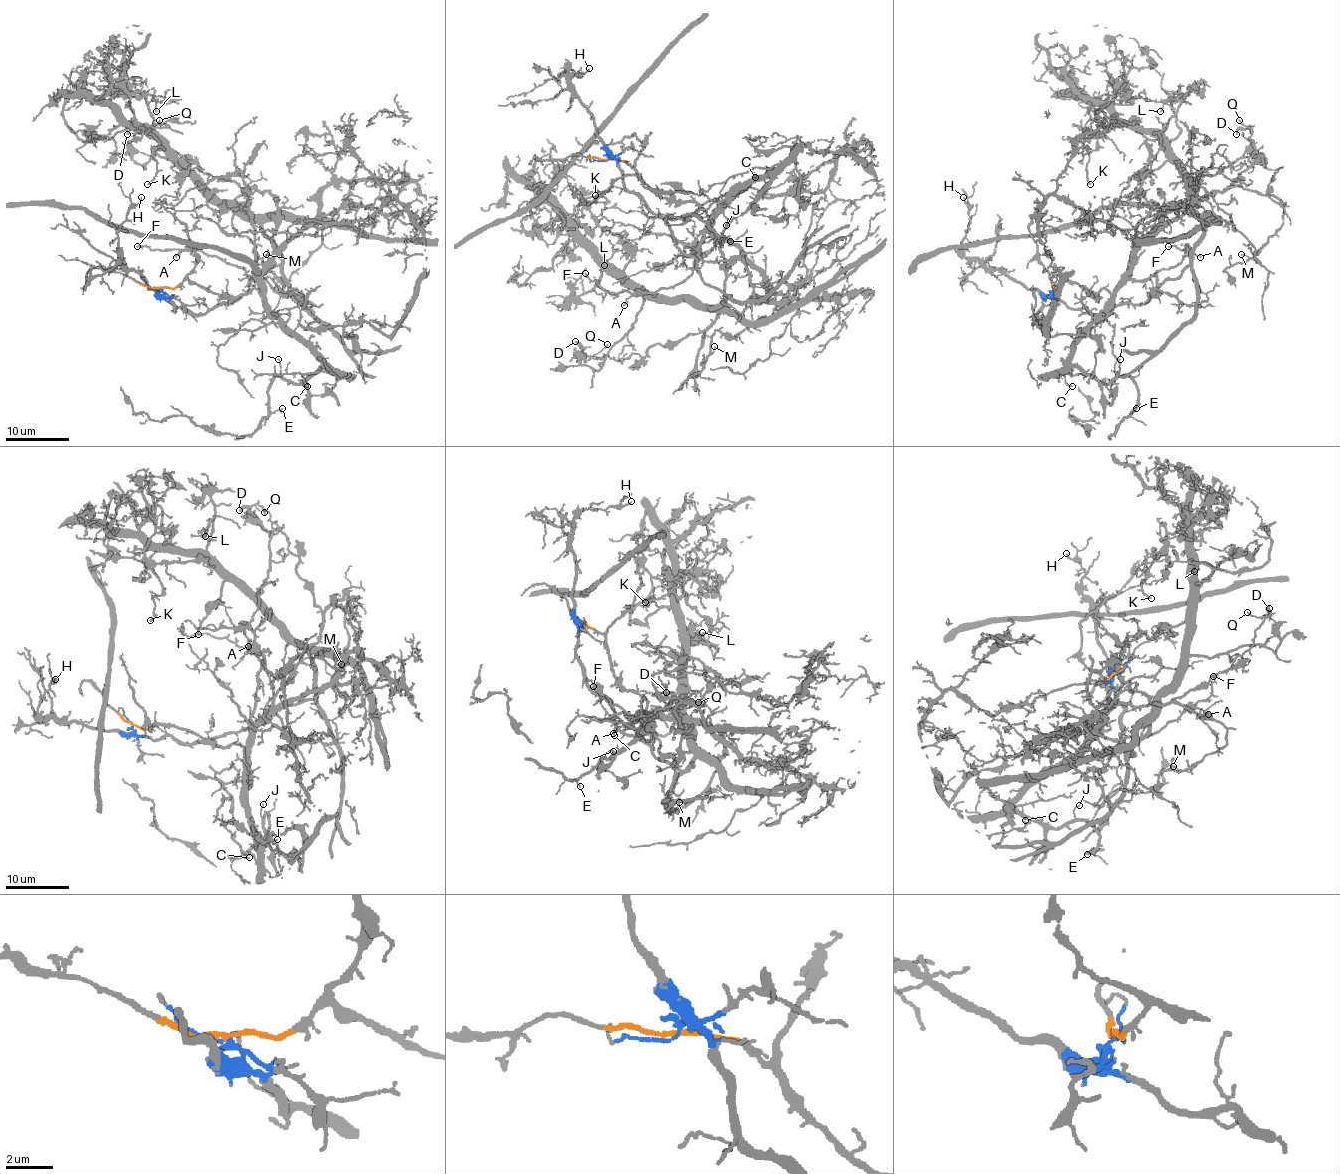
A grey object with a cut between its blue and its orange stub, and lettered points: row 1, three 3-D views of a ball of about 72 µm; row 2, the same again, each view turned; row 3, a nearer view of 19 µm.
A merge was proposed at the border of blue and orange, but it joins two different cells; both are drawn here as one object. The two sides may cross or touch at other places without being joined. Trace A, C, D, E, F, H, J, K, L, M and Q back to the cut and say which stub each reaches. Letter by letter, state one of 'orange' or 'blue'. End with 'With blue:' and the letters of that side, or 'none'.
A: orange
C: orange
D: orange
E: orange
F: orange
H: blue
J: orange
K: blue
L: blue
M: orange
Q: orange
With blue: H, K, L

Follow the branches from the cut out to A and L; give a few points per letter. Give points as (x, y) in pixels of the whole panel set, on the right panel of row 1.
A: (1054, 287), (1065, 279), (1095, 297), (1102, 289), (1111, 294), (1131, 279), (1167, 270), (1190, 249), (1201, 257)
L: (1056, 289), (1072, 308), (1107, 314), (1143, 303), (1191, 262), (1202, 217), (1164, 132), (1178, 104), (1159, 112)

